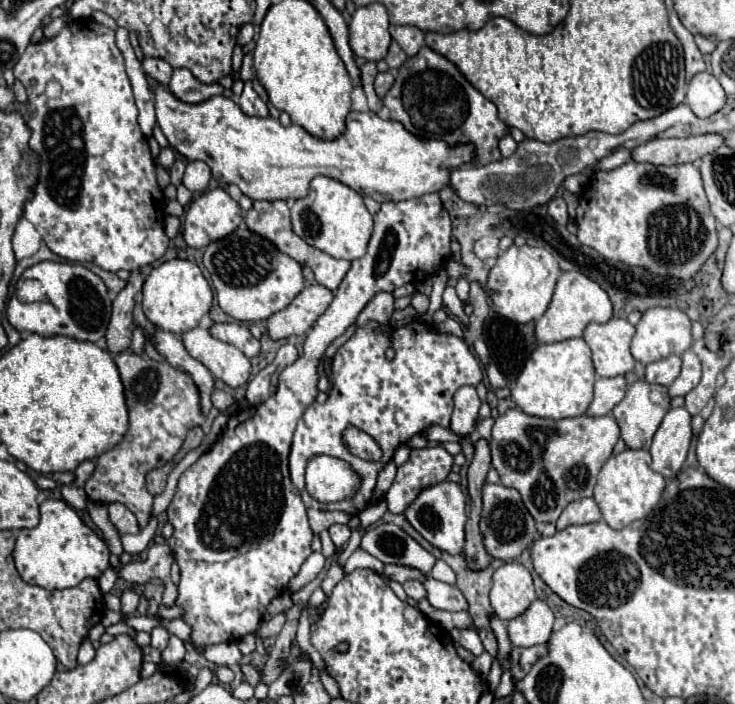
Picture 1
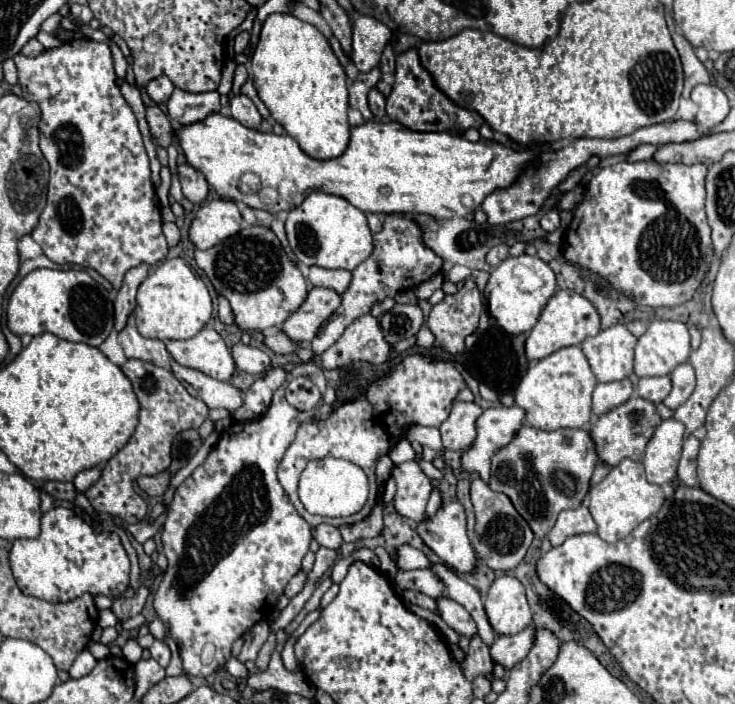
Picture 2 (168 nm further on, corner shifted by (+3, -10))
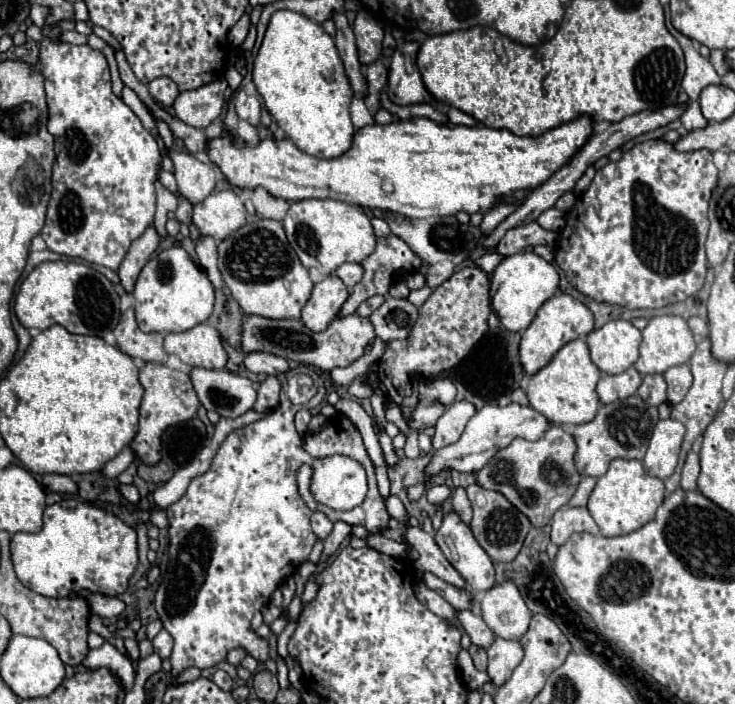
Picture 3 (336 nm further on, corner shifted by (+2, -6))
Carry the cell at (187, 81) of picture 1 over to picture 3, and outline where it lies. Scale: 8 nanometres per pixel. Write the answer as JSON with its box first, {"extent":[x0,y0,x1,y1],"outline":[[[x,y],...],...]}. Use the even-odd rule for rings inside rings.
{"extent":[172,78,228,129],"outline":[[[223,78],[208,83],[206,87],[198,87],[194,91],[180,91],[172,105],[176,117],[190,127],[206,129],[223,112],[224,92],[227,87],[228,83]]]}

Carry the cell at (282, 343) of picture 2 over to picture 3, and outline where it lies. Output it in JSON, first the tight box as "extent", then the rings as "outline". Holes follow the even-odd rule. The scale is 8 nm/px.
{"extent":[242,315,376,371],"outline":[[[252,315],[244,321],[244,333],[242,333],[242,349],[244,353],[250,351],[264,351],[274,353],[284,359],[292,359],[298,363],[310,363],[320,367],[322,371],[332,371],[334,367],[348,367],[356,359],[360,359],[368,345],[372,345],[376,339],[374,325],[368,317],[360,315],[348,315],[344,319],[336,319],[330,323],[330,327],[322,333],[314,333],[304,327],[300,319],[264,319],[258,315]]]}

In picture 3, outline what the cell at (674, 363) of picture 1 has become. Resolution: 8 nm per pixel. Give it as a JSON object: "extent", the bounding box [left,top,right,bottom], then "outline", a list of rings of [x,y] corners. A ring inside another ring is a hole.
{"extent":[638,375,668,405],"outline":[[[646,375],[638,387],[638,395],[650,405],[660,405],[666,401],[666,387],[668,385],[662,375]]]}

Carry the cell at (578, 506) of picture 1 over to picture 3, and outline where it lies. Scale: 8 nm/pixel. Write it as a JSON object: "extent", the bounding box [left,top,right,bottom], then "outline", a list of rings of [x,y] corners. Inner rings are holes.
{"extent":[550,505,598,545],"outline":[[[570,505],[558,509],[552,519],[552,531],[550,531],[552,543],[562,545],[576,531],[586,531],[586,533],[598,535],[598,525],[594,523],[588,509],[586,507],[570,507]]]}

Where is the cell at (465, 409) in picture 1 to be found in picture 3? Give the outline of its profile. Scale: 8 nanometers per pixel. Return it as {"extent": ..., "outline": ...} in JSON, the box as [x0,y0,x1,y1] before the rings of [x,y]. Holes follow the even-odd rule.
{"extent":[433,401,476,449],"outline":[[[454,401],[434,426],[433,448],[440,449],[456,442],[474,413],[476,407],[470,401]]]}

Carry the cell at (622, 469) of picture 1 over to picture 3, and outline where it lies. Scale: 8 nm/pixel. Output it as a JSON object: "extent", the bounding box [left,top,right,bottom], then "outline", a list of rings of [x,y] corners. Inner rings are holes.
{"extent":[588,459,664,537],"outline":[[[614,459],[610,469],[598,477],[598,483],[588,499],[588,511],[604,537],[626,535],[654,519],[654,513],[662,505],[664,495],[664,483],[648,475],[638,459]]]}

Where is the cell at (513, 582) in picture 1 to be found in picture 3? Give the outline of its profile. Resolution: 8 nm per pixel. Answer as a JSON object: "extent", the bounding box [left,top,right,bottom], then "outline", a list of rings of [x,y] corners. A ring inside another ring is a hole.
{"extent":[482,581,532,639],"outline":[[[506,581],[486,591],[482,599],[482,617],[486,625],[502,639],[520,639],[530,625],[532,613],[526,607],[518,587]]]}

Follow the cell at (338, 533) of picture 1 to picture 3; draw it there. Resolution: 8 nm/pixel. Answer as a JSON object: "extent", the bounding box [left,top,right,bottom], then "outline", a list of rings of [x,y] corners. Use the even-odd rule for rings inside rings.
{"extent":[312,513,334,541],"outline":[[[312,513],[312,529],[320,541],[324,541],[330,535],[332,527],[334,527],[334,523],[324,513]]]}

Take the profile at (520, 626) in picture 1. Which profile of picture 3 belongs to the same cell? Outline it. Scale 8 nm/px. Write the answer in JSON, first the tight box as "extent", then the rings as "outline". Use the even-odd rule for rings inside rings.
{"extent":[488,637,522,687],"outline":[[[496,637],[488,647],[488,675],[496,687],[500,687],[514,667],[522,661],[522,645],[520,641],[508,641]]]}

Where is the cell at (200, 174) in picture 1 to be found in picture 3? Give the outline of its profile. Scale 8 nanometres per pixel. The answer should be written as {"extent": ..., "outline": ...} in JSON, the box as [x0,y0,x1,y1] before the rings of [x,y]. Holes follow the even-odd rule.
{"extent":[156,121,216,205],"outline":[[[156,121],[160,137],[168,149],[168,155],[174,163],[174,175],[178,181],[180,193],[194,205],[206,199],[216,185],[216,171],[212,165],[198,161],[188,151],[176,151],[174,149],[174,137],[164,121]]]}

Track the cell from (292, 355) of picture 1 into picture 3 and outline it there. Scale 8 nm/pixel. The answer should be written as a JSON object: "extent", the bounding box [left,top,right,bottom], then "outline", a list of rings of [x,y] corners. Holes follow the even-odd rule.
{"extent":[252,375,280,413],"outline":[[[270,375],[260,383],[258,399],[252,409],[256,413],[270,413],[278,405],[278,395],[280,395],[280,381],[274,375]]]}

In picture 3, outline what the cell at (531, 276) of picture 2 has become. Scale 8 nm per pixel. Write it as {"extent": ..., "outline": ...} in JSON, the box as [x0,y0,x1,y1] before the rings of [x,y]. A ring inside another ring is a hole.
{"extent":[490,251,558,331],"outline":[[[520,251],[516,255],[504,257],[502,263],[490,275],[490,299],[492,309],[500,317],[500,323],[508,331],[526,329],[544,301],[548,301],[558,291],[558,271],[552,263],[544,261],[532,251]]]}

